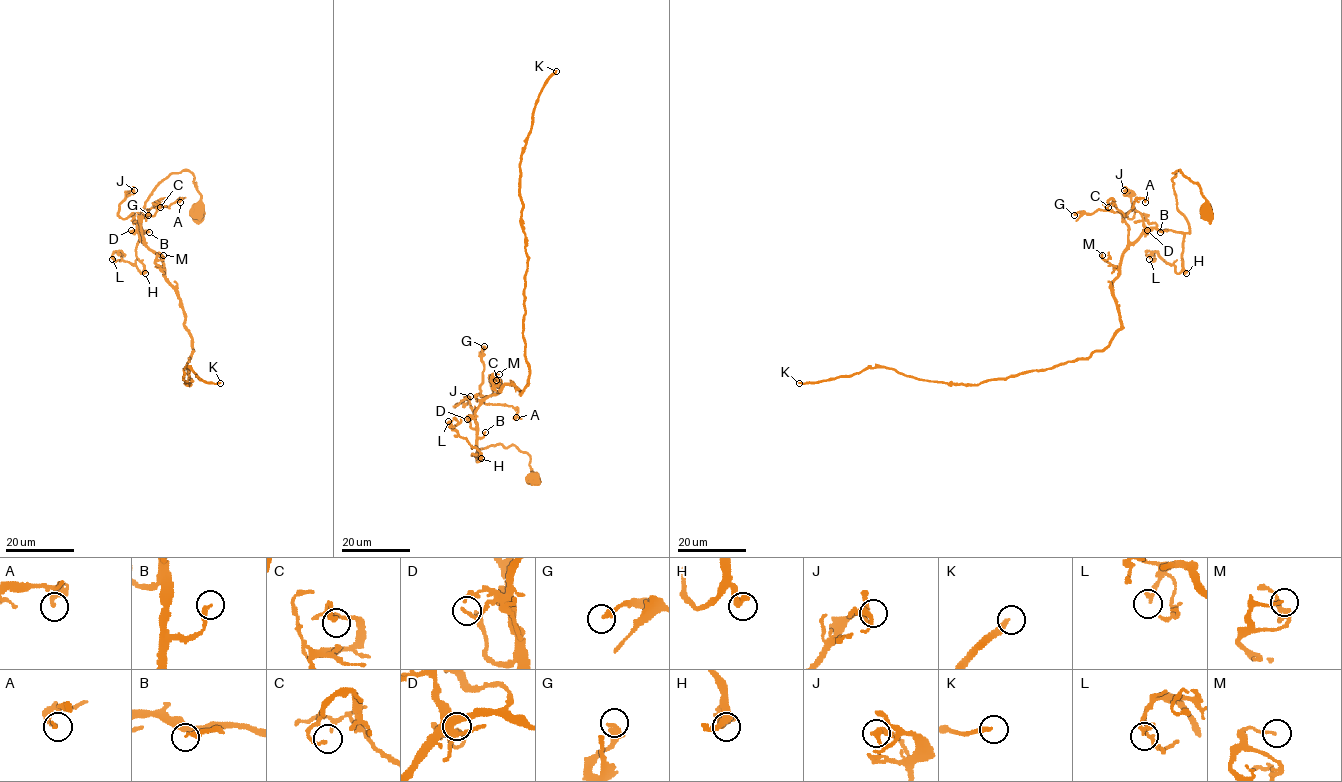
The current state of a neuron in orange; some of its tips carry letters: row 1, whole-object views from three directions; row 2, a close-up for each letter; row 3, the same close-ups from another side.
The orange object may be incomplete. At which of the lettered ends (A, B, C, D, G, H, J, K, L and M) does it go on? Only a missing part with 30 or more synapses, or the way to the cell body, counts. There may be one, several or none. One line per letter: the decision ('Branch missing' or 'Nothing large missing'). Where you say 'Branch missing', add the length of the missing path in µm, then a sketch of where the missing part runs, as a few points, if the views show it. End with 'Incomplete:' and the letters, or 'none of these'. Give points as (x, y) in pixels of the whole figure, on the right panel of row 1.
A: Nothing large missing
B: Nothing large missing
C: Nothing large missing
D: Nothing large missing
G: Nothing large missing
H: Nothing large missing
J: Nothing large missing
K: Branch missing. Missing length about 200 µm
L: Nothing large missing
M: Nothing large missing
Incomplete: K

